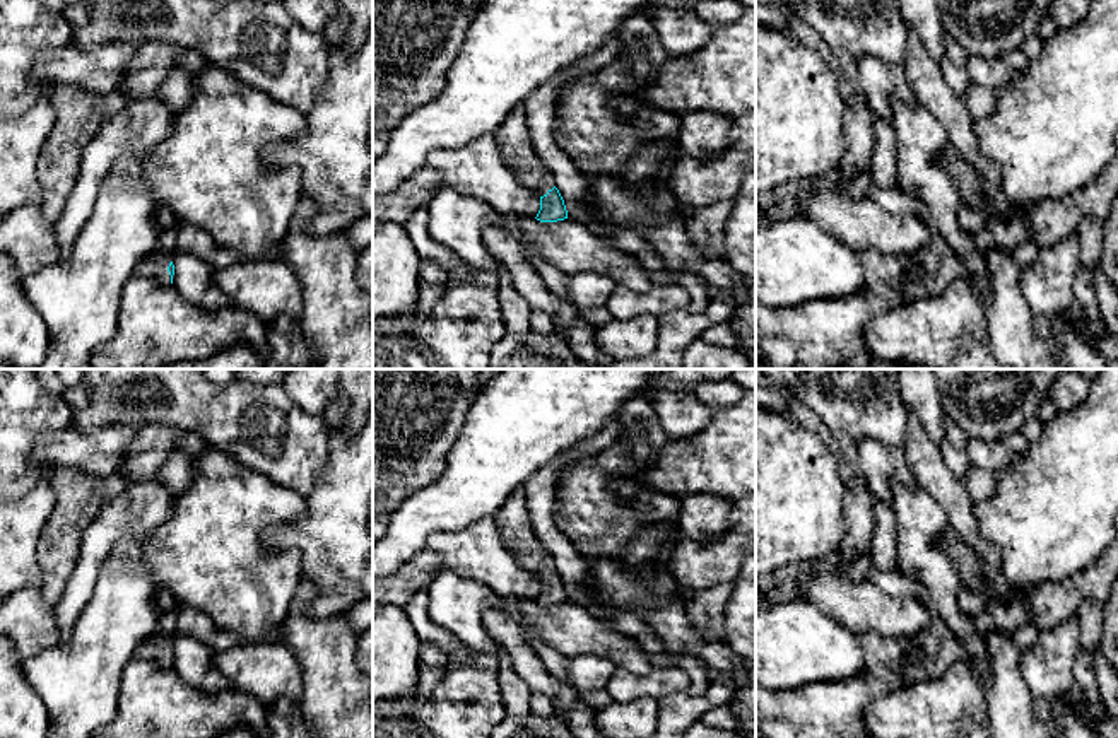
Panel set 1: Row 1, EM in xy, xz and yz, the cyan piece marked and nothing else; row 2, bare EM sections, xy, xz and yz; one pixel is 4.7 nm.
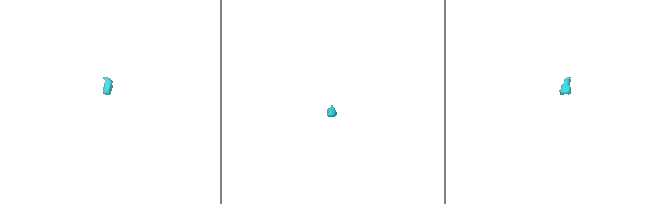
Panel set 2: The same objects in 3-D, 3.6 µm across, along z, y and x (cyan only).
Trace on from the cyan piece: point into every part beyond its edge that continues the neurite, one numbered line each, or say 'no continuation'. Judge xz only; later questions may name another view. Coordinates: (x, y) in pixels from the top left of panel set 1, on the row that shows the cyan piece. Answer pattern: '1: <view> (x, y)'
1: xz (513, 137)

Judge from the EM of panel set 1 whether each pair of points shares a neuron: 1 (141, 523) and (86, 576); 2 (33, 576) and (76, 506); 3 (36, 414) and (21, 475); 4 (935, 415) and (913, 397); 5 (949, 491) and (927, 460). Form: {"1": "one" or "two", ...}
{"1": "one", "2": "two", "3": "one", "4": "one", "5": "one"}

